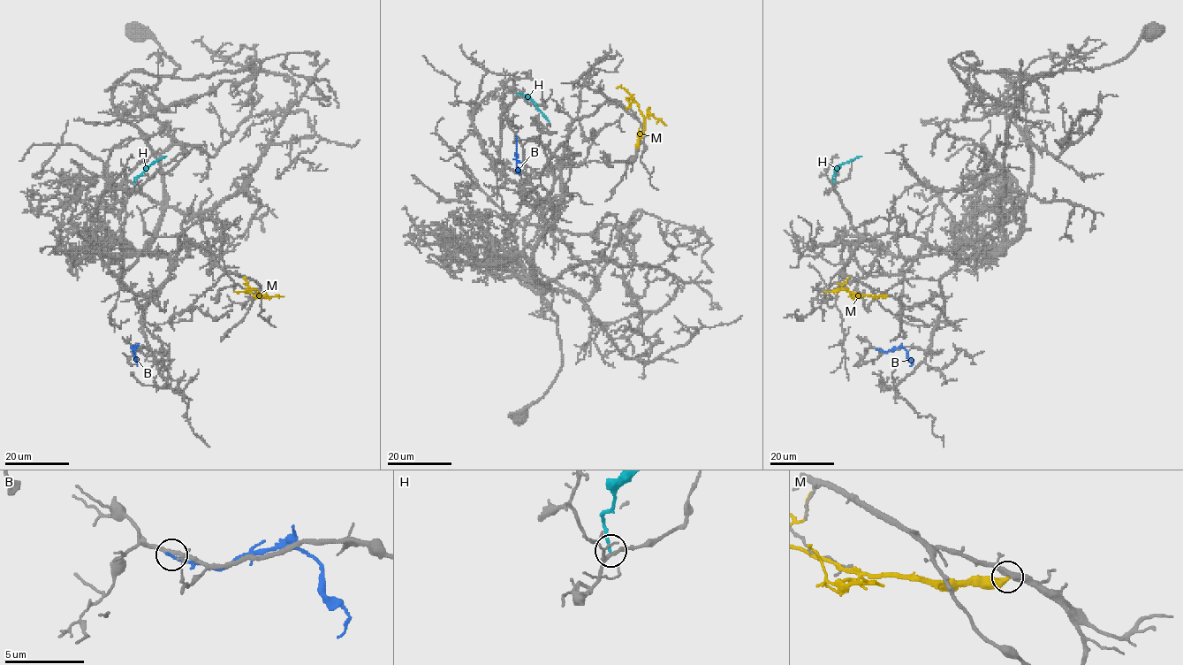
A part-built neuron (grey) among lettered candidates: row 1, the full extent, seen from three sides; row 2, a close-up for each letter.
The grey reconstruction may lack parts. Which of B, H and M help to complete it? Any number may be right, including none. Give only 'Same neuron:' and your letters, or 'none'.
Same neuron: none

